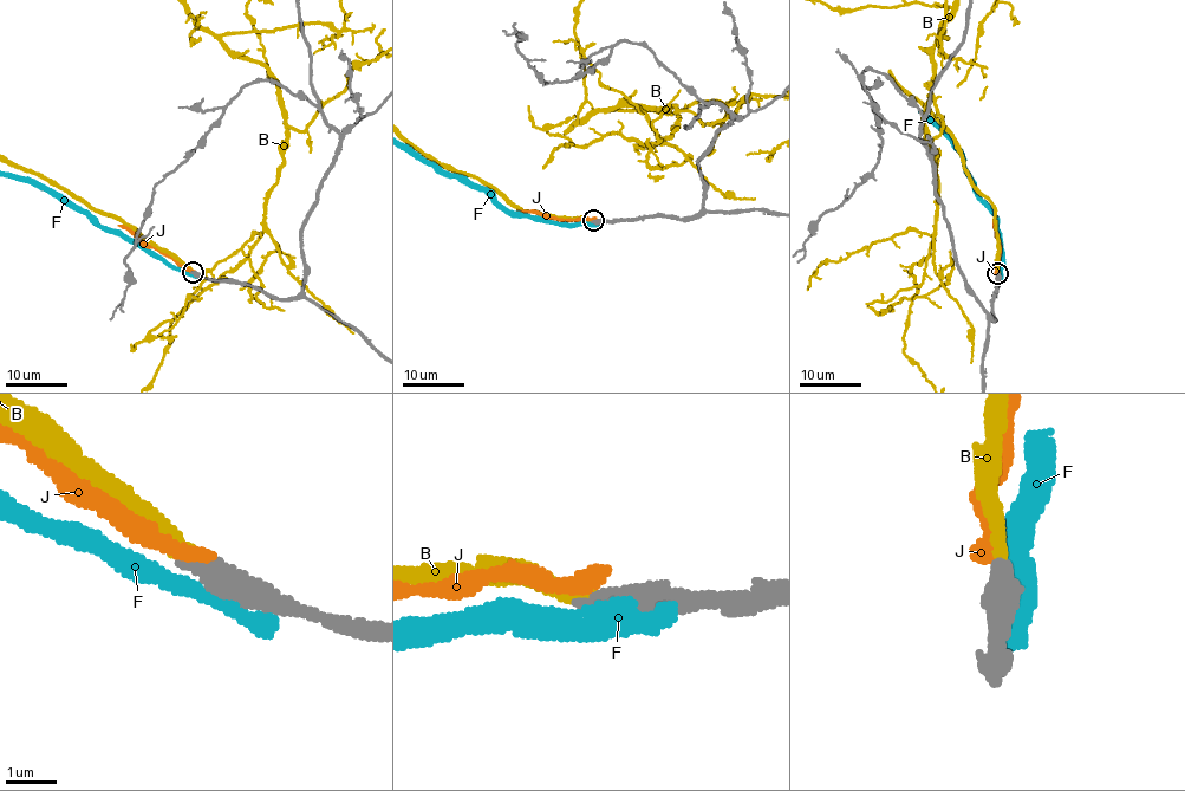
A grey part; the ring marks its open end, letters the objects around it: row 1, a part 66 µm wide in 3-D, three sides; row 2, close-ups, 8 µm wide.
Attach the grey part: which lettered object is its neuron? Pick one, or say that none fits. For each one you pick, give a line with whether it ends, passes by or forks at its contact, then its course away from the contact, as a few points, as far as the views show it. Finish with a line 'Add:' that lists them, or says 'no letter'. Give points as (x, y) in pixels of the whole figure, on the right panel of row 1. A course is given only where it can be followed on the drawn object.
B: it ends
Add: B

